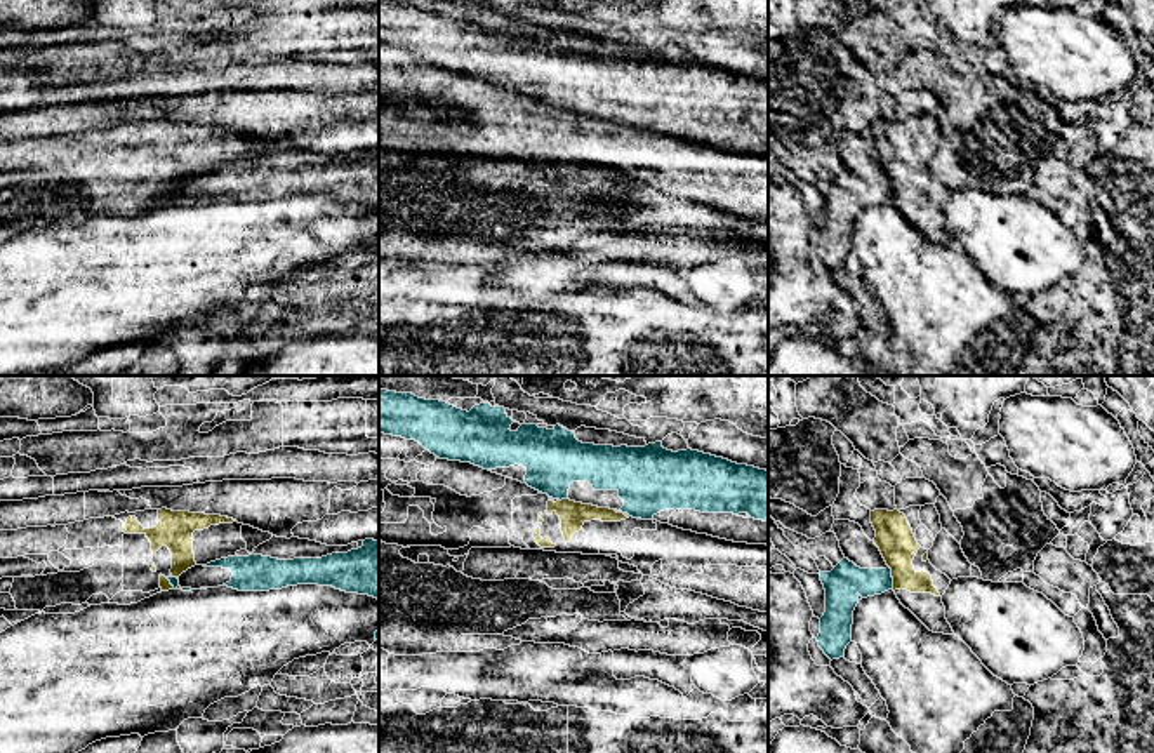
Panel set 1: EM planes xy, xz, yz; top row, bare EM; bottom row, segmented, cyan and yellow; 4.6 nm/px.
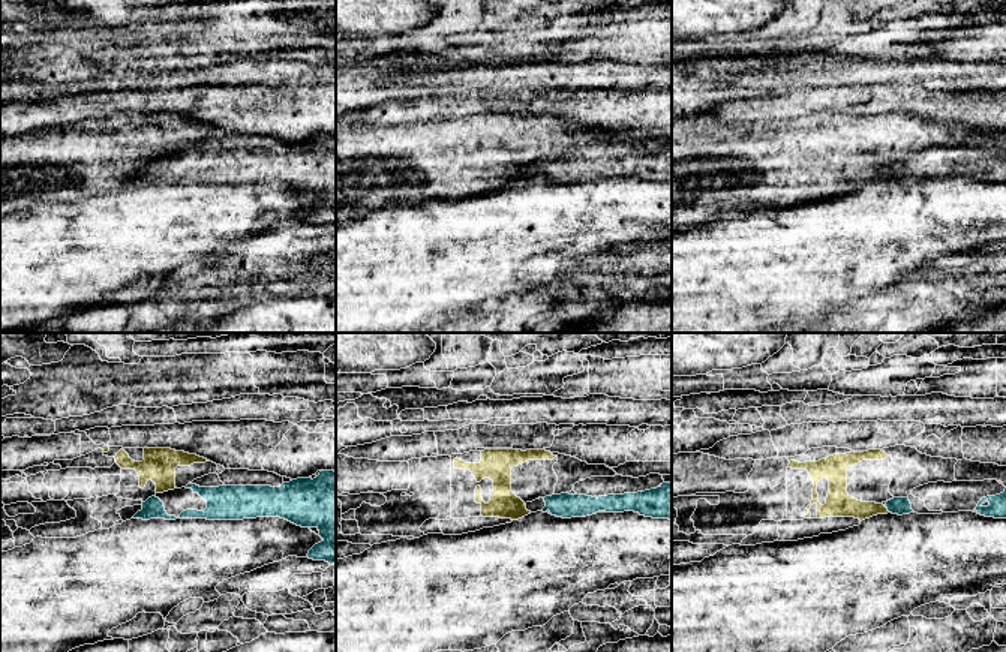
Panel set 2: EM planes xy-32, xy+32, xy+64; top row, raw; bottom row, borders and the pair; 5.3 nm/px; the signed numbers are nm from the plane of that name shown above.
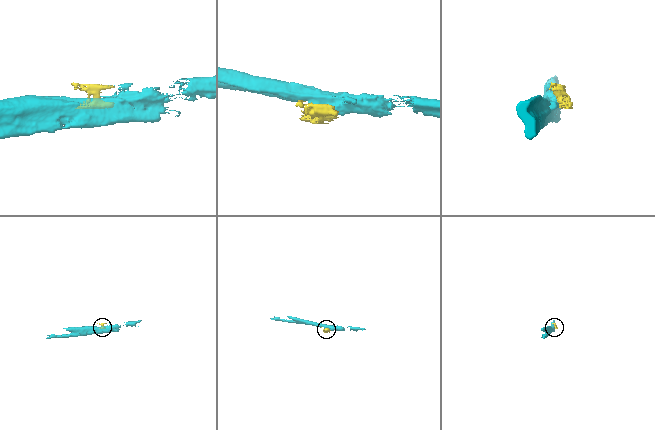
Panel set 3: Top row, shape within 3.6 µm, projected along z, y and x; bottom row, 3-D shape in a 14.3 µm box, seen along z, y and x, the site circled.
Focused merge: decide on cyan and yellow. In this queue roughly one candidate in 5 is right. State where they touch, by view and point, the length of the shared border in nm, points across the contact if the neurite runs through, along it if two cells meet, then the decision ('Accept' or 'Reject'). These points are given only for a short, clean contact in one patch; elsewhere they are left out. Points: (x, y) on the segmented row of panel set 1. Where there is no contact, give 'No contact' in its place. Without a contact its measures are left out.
Touches cyan at yz (892, 578). Shared border 110 nm. Boundary: yz (888, 566), (894, 588). Reject

